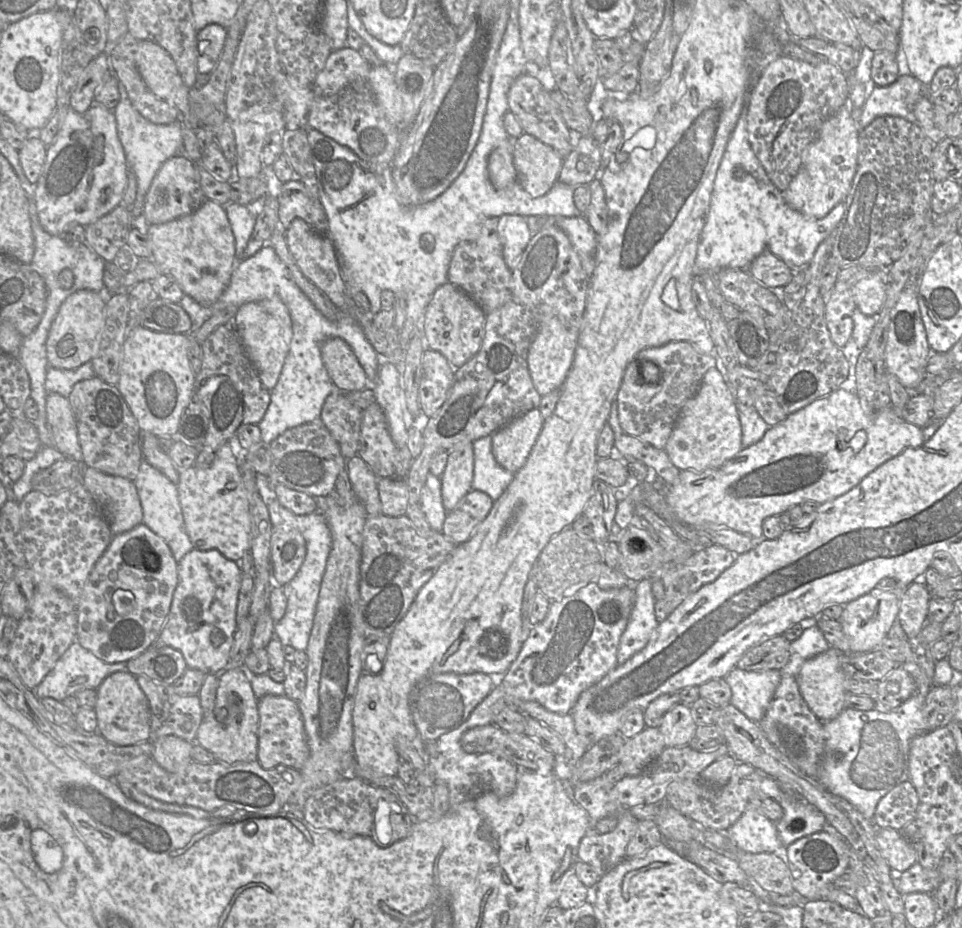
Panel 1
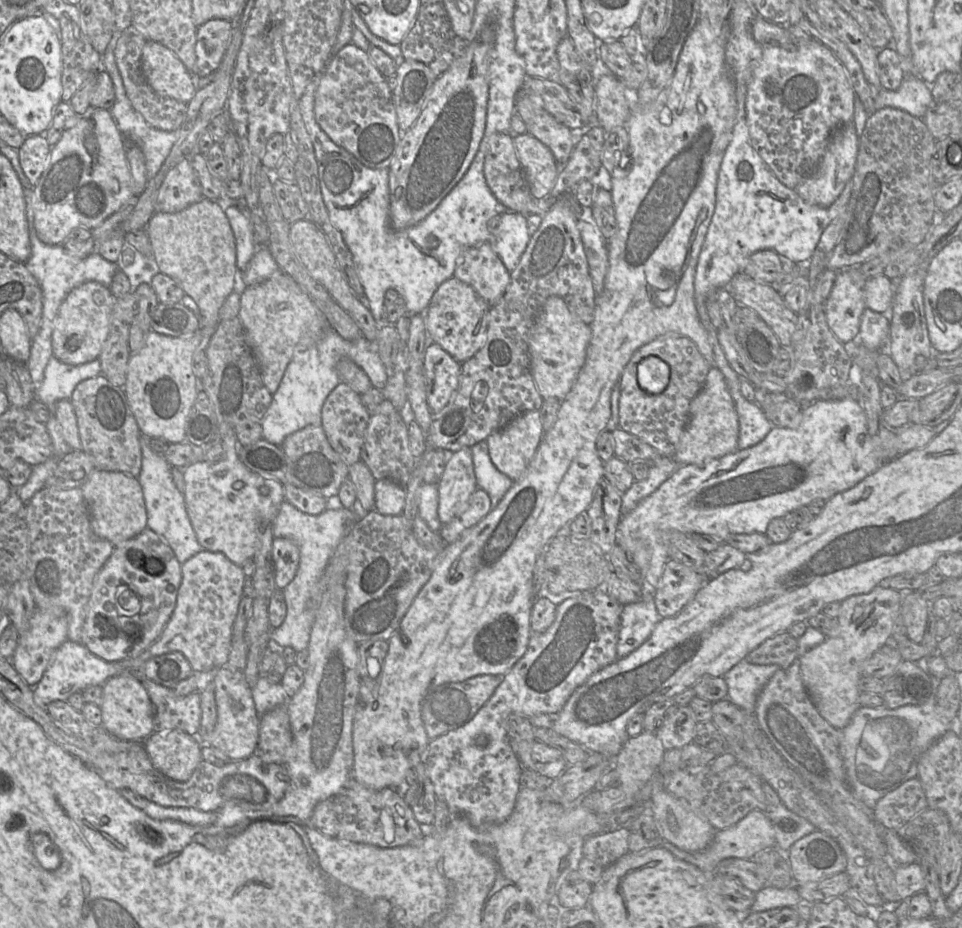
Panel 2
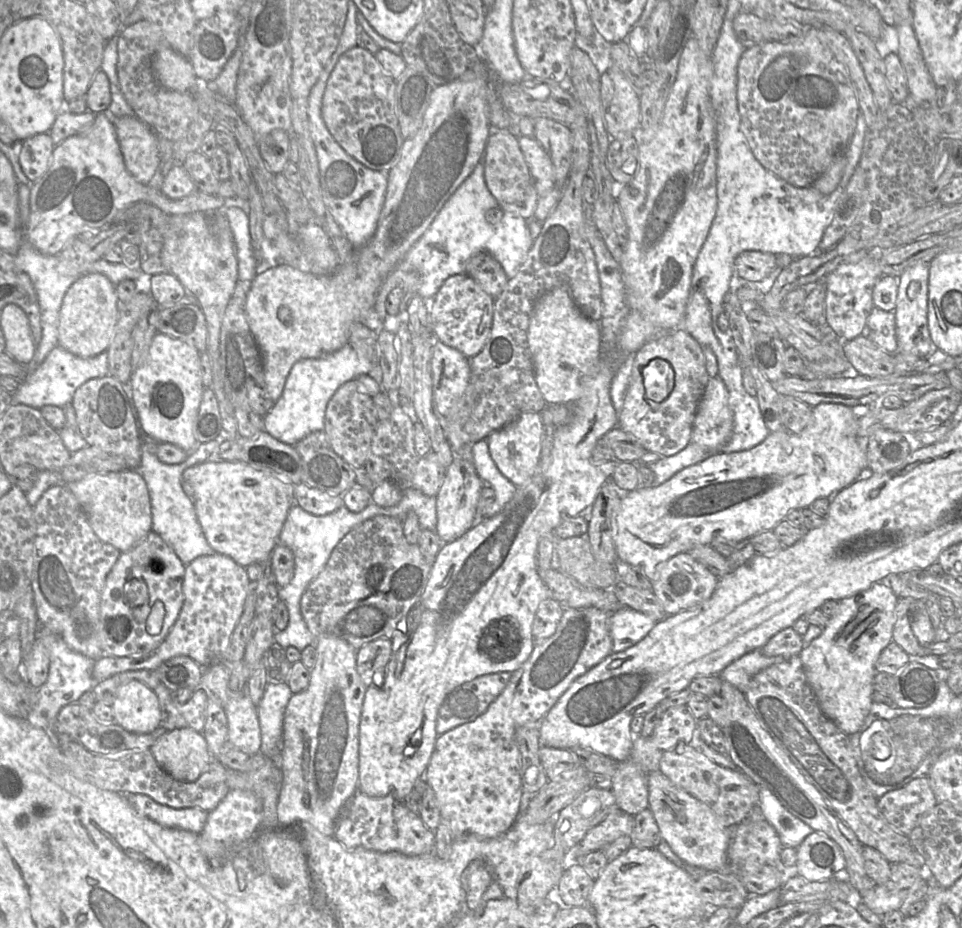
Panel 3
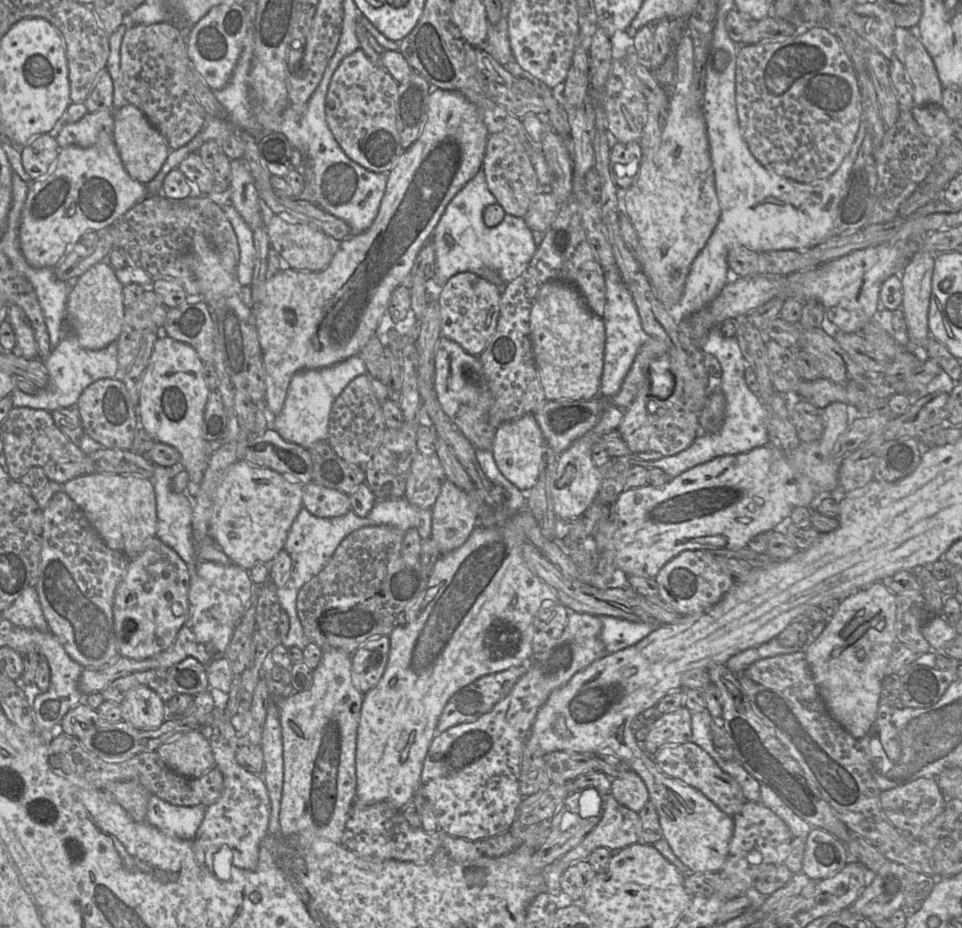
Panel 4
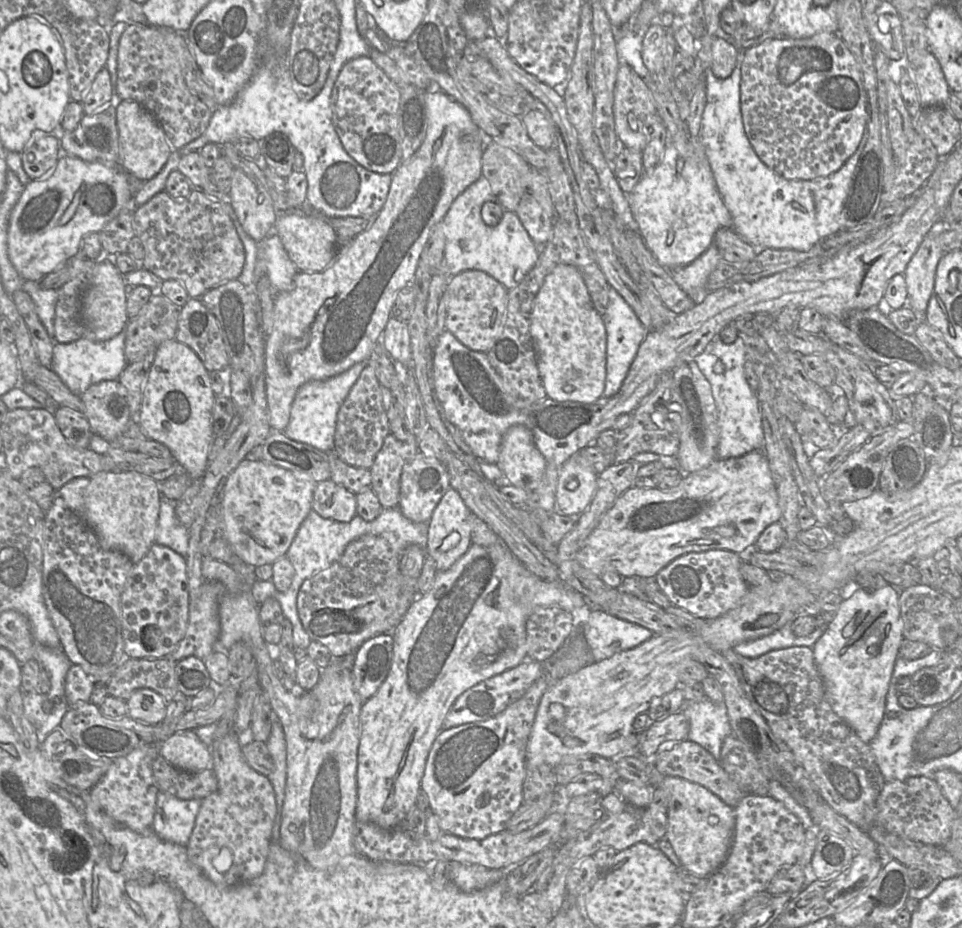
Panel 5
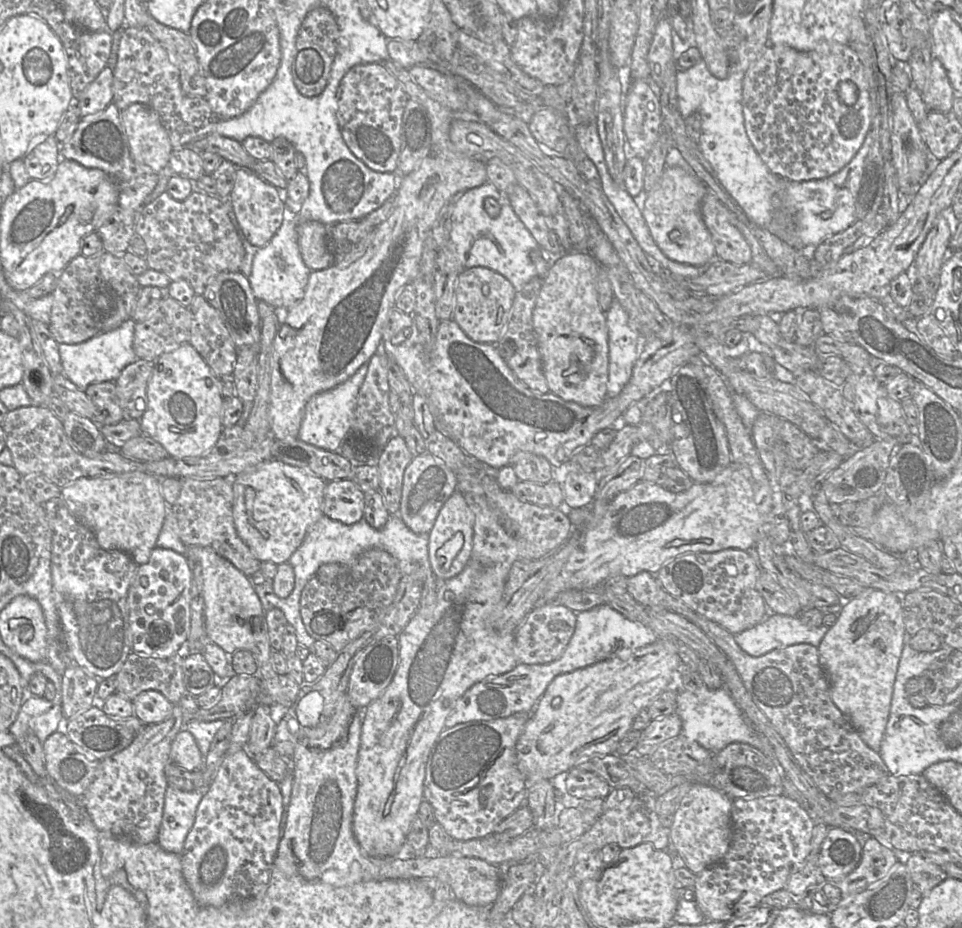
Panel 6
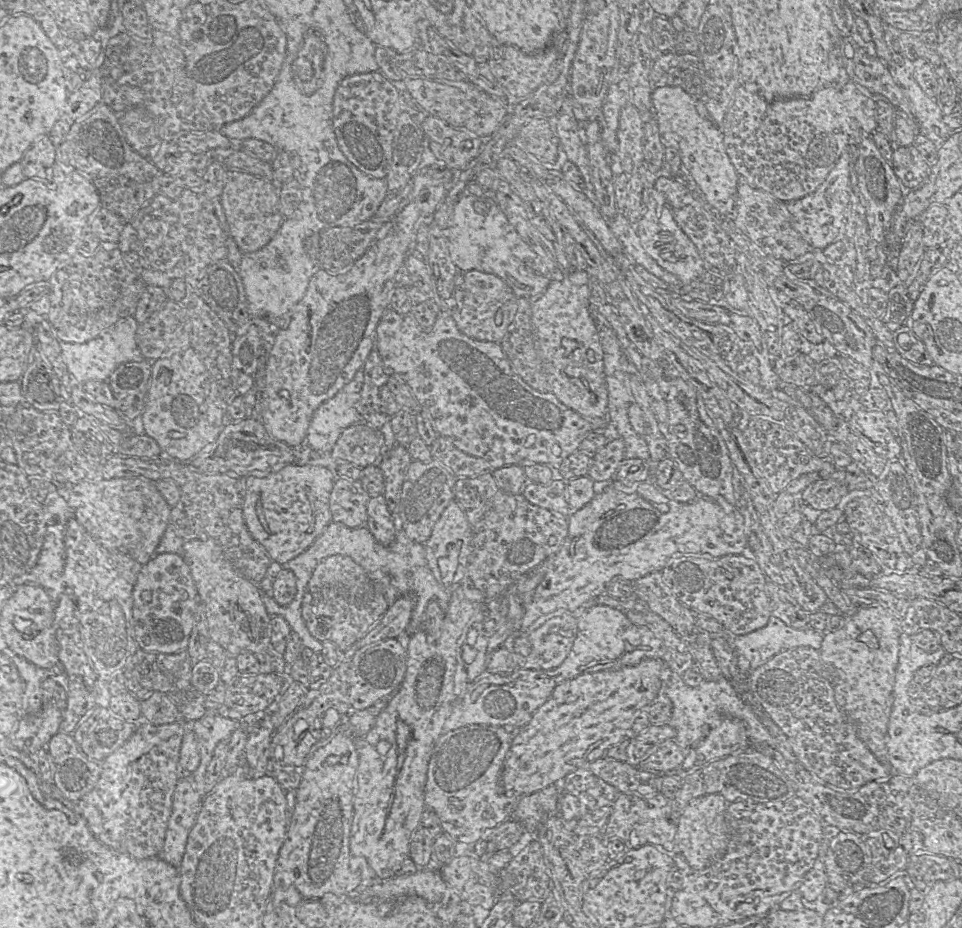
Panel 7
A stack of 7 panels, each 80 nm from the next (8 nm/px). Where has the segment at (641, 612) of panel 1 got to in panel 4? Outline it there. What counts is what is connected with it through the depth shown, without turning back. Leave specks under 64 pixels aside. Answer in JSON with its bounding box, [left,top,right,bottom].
[599,616,659,654]

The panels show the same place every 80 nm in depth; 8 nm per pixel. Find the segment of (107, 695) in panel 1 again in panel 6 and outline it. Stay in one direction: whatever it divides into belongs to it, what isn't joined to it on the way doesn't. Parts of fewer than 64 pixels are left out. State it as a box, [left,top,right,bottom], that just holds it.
[132,690,174,725]

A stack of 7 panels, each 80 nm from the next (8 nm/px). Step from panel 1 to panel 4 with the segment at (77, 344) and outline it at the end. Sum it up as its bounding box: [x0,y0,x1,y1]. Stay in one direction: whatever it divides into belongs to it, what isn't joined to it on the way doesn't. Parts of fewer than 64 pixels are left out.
[65,260,124,350]

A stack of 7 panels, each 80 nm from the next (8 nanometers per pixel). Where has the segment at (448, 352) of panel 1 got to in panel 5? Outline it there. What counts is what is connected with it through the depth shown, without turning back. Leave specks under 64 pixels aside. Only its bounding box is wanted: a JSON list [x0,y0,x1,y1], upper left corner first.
[444,270,508,353]

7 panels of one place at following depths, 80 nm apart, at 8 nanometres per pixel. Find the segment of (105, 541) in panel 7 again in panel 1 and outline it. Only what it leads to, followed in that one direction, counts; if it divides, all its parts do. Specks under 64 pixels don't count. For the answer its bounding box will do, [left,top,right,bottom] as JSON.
[82,467,143,535]

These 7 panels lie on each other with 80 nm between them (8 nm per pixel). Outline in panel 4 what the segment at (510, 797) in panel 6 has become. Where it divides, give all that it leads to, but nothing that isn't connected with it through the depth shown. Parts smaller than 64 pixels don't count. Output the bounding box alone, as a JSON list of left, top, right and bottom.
[421,612,607,841]

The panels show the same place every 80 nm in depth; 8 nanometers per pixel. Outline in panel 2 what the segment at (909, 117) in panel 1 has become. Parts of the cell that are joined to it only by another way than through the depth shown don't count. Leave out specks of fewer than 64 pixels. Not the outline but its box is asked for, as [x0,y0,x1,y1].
[874,73,934,118]

